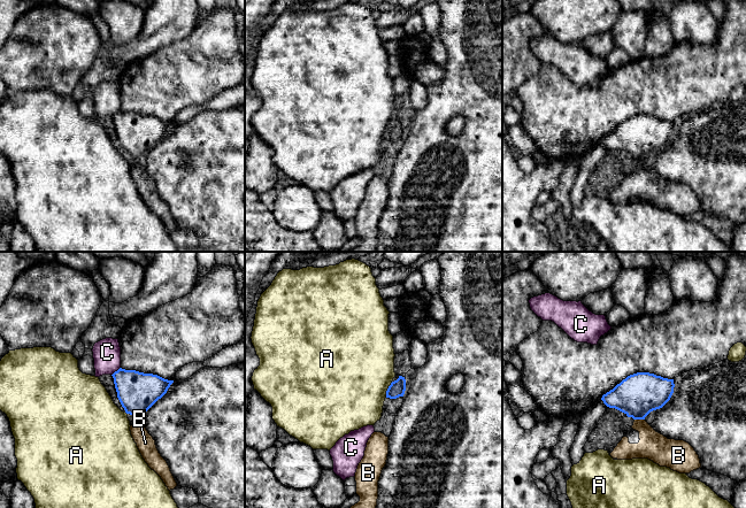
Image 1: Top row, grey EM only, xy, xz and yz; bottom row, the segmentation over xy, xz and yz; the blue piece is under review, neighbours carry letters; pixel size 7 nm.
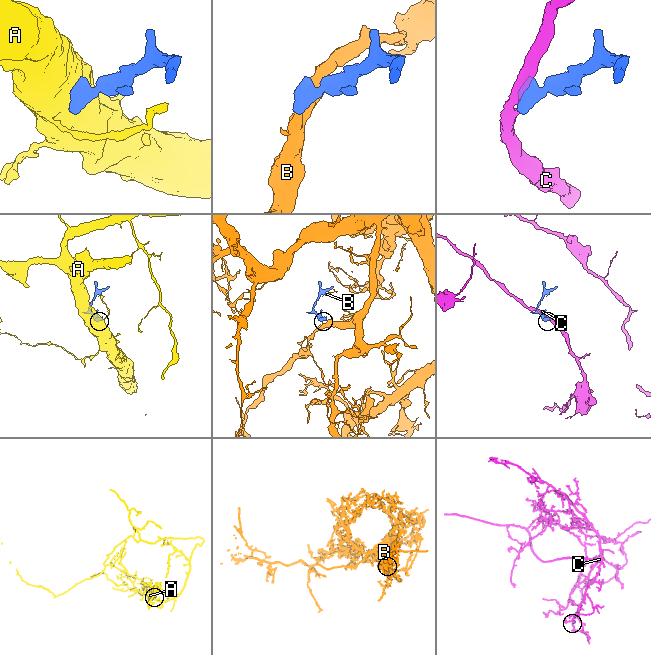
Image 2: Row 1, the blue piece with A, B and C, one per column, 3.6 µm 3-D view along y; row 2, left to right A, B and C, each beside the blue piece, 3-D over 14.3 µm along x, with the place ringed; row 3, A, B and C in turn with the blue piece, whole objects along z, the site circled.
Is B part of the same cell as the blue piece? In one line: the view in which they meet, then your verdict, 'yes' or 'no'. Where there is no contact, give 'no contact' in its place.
meets blue in yz; yes

